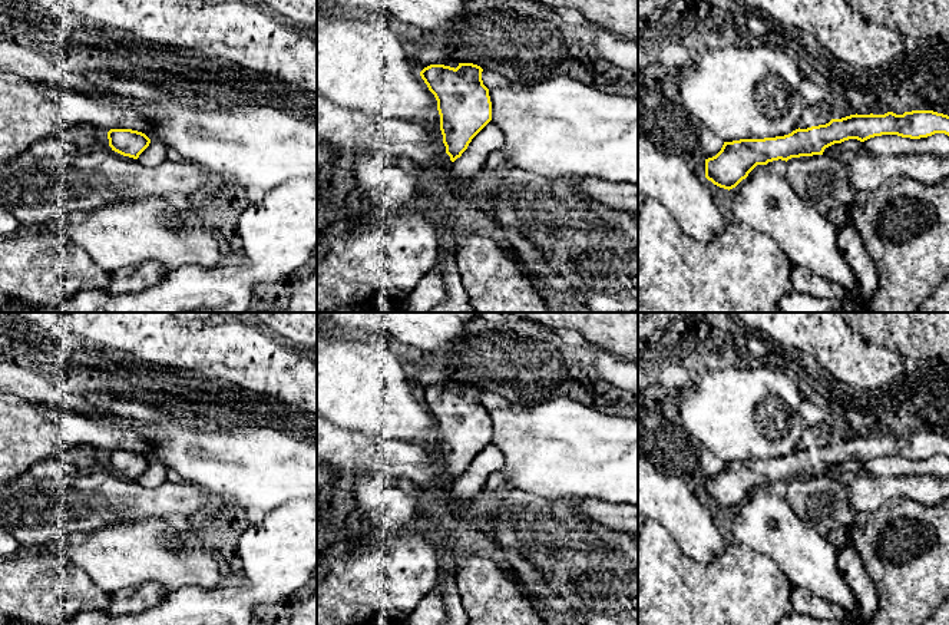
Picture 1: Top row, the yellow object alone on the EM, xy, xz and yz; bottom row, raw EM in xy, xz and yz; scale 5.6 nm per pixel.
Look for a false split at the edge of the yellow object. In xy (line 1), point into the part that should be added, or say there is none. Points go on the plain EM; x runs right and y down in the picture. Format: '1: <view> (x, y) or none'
1: none

